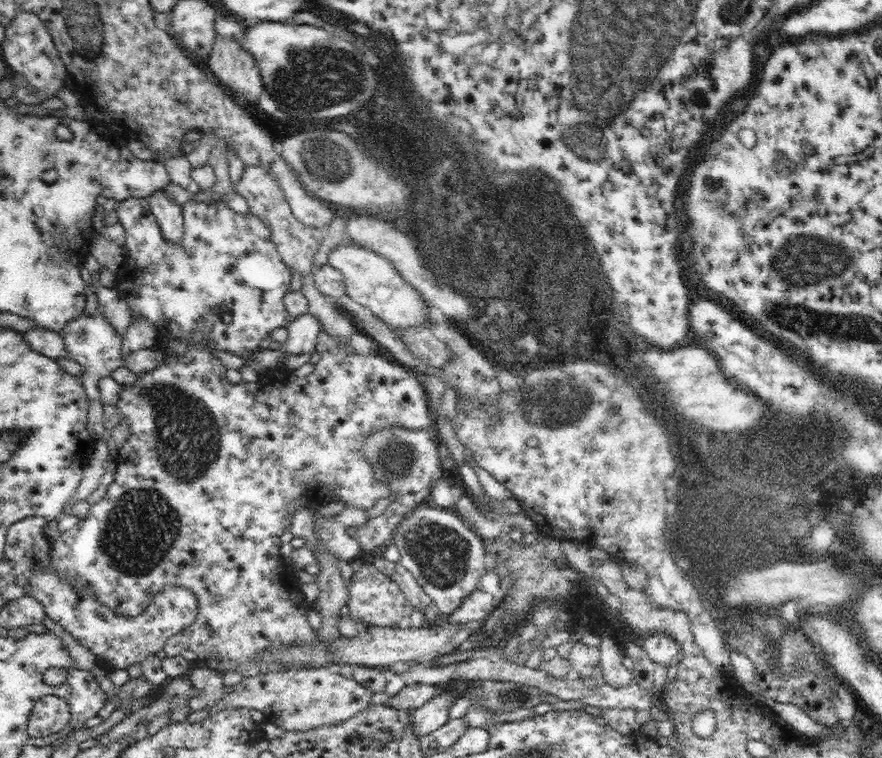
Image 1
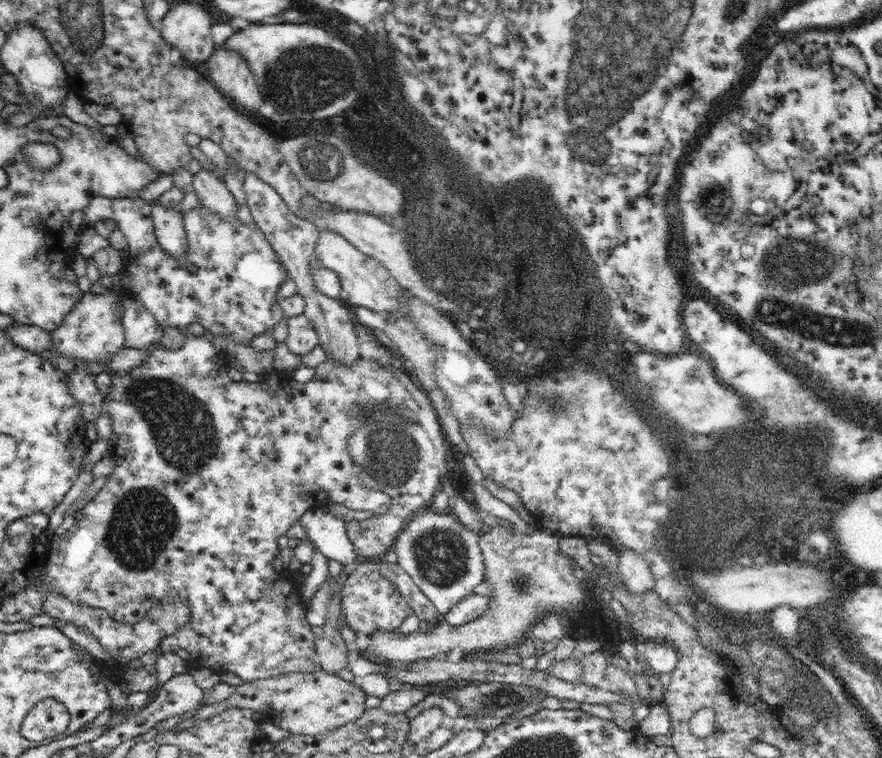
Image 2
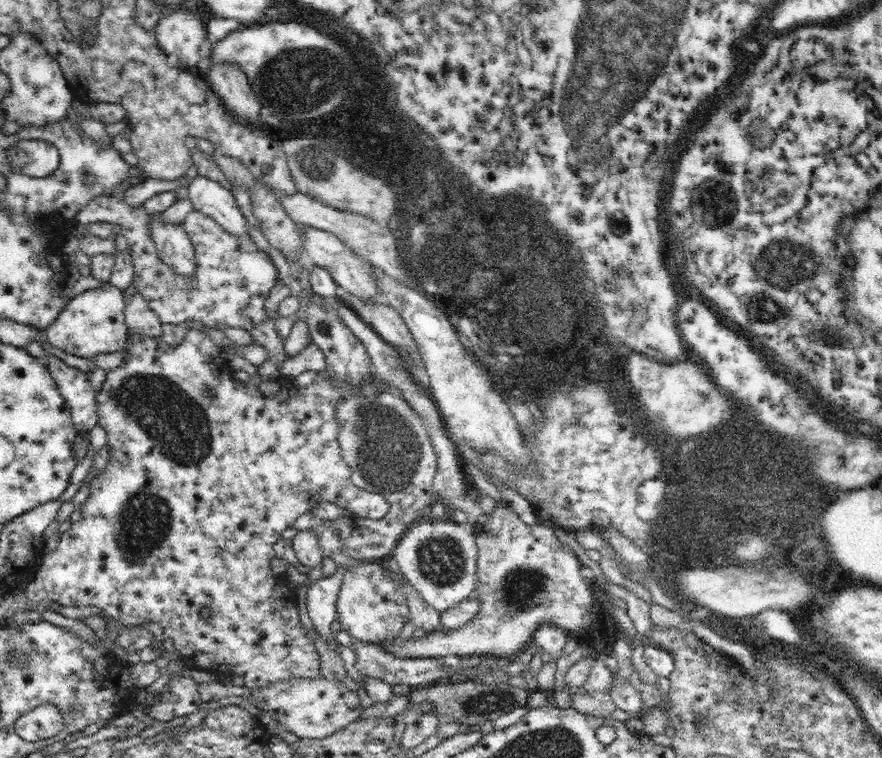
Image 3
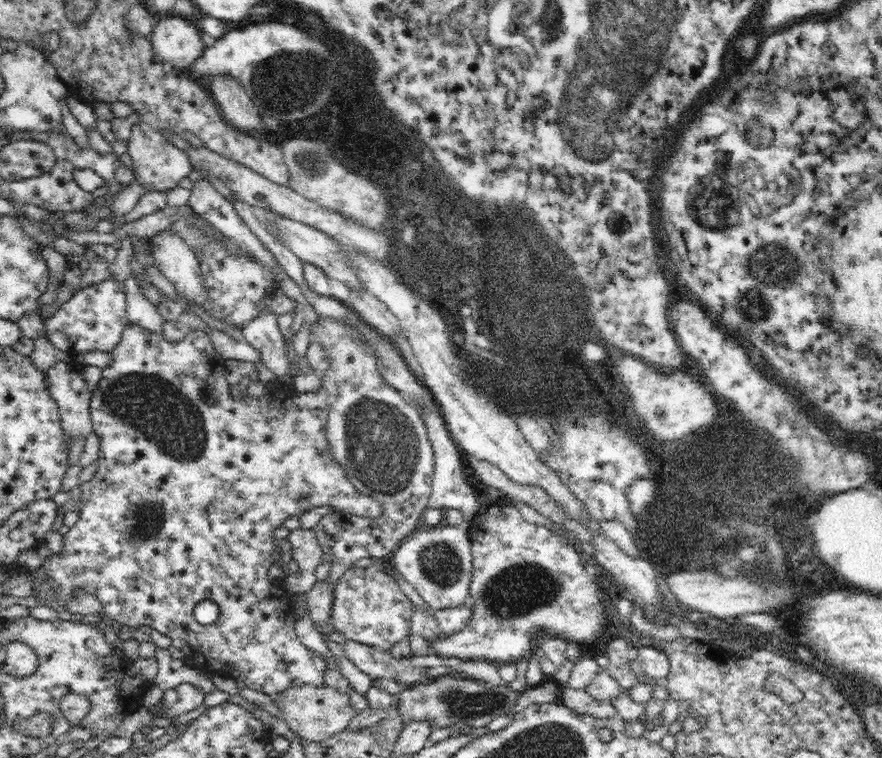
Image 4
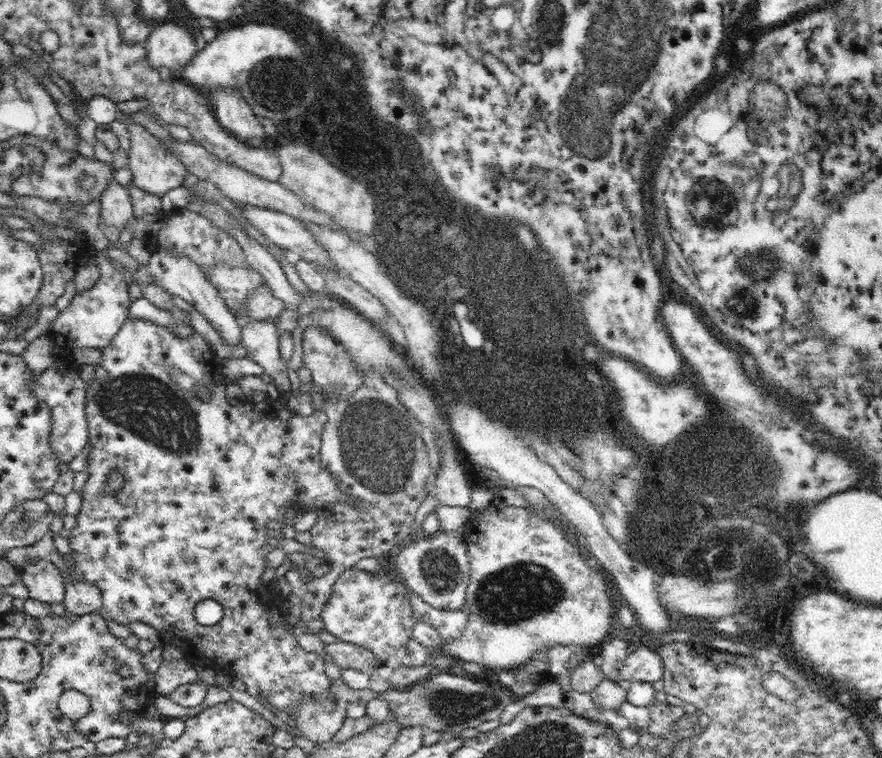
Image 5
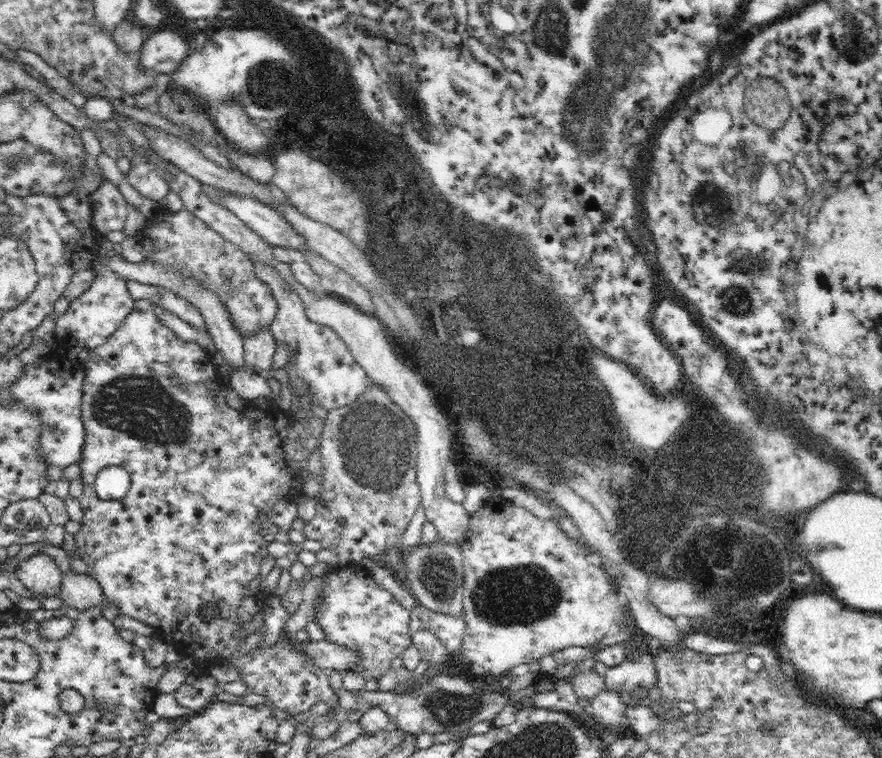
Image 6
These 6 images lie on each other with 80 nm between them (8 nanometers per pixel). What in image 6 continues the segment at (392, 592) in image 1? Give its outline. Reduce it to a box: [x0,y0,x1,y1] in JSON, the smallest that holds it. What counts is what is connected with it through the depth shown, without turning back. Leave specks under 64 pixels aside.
[316,565,411,679]

